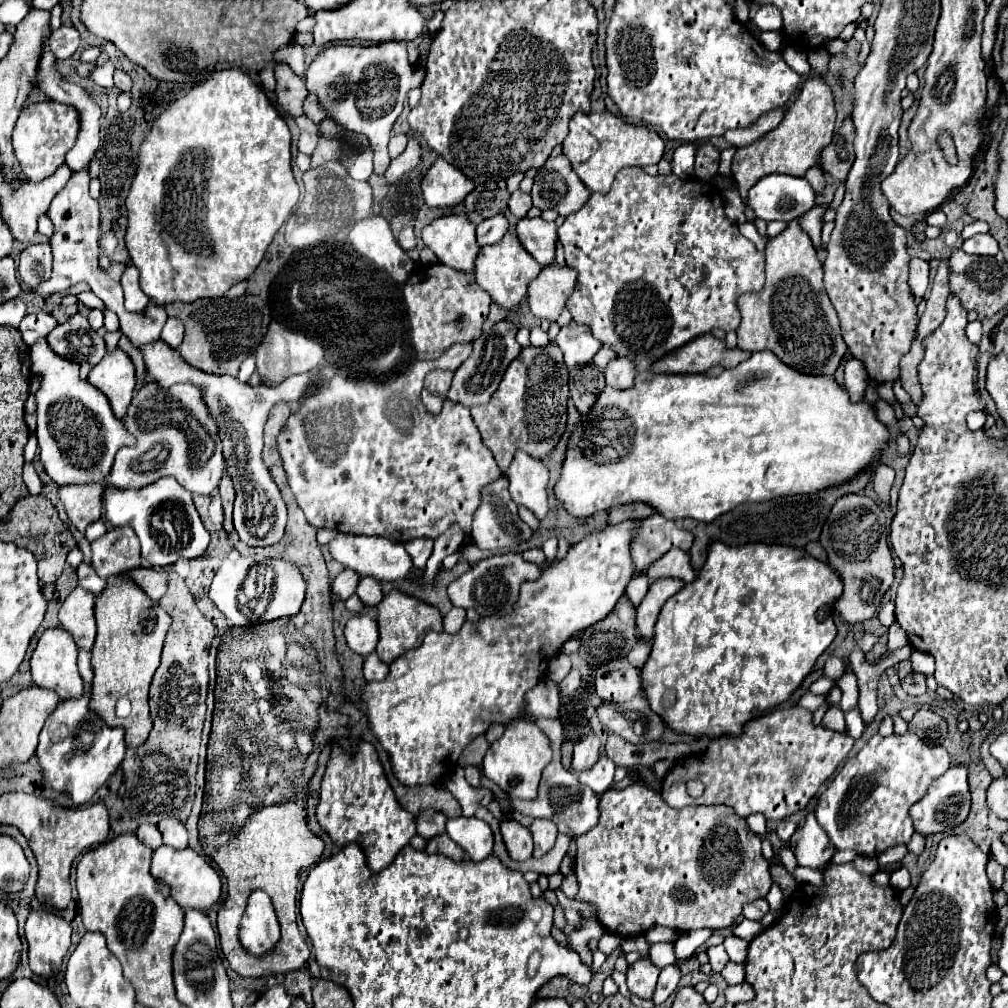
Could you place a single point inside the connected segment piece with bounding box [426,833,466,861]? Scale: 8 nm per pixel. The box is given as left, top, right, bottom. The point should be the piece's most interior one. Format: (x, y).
(443, 844)

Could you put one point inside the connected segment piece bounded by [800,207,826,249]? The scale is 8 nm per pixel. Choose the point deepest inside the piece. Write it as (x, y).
(811, 223)

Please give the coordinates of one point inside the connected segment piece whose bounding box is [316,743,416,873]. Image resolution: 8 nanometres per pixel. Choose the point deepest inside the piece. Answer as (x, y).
(356, 805)

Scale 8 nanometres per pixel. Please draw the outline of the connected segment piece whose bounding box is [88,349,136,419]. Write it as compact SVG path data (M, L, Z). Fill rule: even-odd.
M122 349L108 353L104 361L100 361L100 365L92 367L88 375L88 383L100 389L108 397L114 415L118 419L124 419L136 383L134 365L130 357Z

